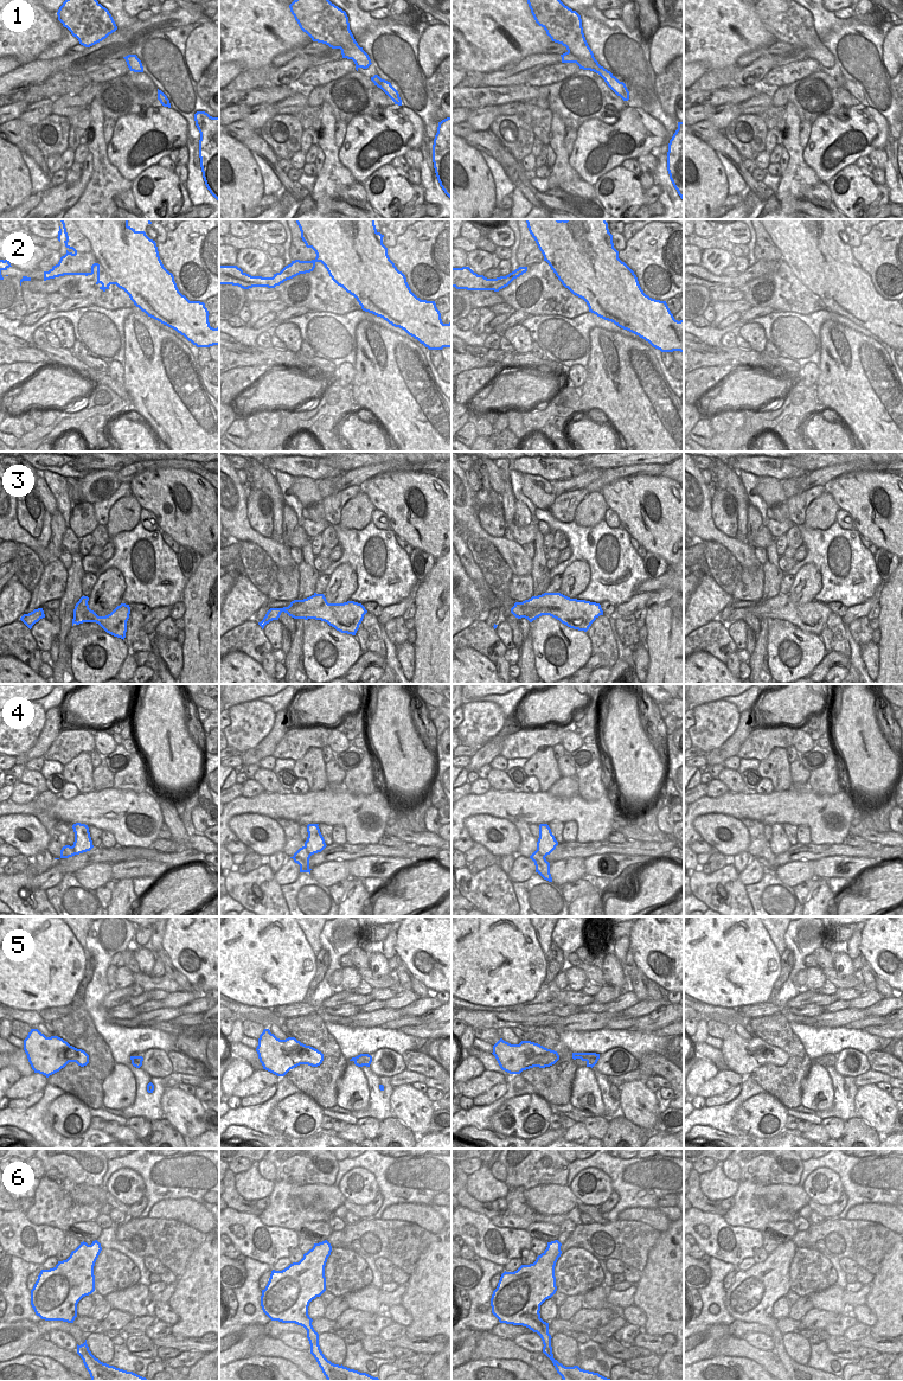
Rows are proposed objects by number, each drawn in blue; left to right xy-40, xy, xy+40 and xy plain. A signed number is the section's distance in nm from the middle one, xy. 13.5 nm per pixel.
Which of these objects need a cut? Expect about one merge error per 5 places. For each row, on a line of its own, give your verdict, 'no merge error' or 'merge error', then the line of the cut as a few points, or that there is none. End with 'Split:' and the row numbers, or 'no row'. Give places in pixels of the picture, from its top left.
1: no merge error | no cut
2: merge error | xy (280, 272), (286, 280)
3: no merge error | no cut
4: merge error | xy (305, 845), (311, 855)
5: no merge error | no cut
6: no merge error | no cut
Split: 2, 4

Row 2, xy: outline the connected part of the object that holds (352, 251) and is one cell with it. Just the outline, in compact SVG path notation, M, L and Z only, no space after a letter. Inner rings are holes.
M295 219L301 238L307 248L312 248L316 257L312 261L292 261L280 273L287 280L290 280L300 274L310 273L315 268L316 262L321 262L327 269L332 280L347 293L353 295L361 309L383 318L395 327L404 330L409 335L417 339L429 350L442 350L452 347L452 321L443 324L441 313L436 307L435 301L421 300L410 289L405 275L397 269L395 263L388 255L388 248L383 244L383 237L377 231L374 219Z

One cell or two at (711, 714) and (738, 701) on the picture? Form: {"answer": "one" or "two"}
{"answer": "two"}

